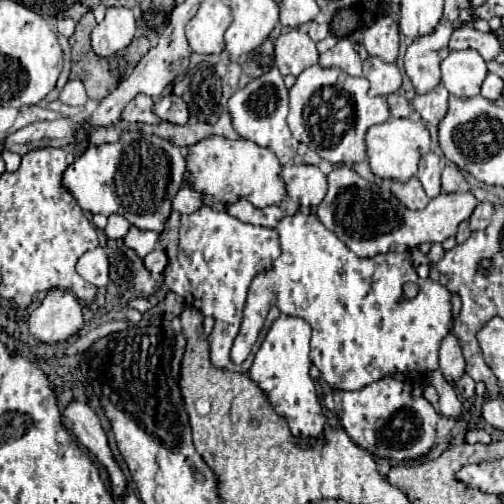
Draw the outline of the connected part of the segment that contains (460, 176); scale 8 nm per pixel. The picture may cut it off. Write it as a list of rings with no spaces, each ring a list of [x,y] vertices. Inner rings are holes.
[[[448,163],[448,165],[444,167],[444,171],[442,171],[441,175],[442,191],[446,191],[446,193],[454,193],[454,191],[460,189],[462,181],[464,181],[464,173],[462,173],[456,165]]]

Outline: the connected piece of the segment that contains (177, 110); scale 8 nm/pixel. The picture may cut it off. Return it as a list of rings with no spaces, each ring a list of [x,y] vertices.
[[[168,95],[168,97],[162,97],[156,101],[154,105],[154,113],[164,119],[164,121],[170,121],[170,123],[176,123],[176,125],[186,125],[190,113],[188,113],[188,105],[184,103],[184,99],[176,97],[176,95]]]

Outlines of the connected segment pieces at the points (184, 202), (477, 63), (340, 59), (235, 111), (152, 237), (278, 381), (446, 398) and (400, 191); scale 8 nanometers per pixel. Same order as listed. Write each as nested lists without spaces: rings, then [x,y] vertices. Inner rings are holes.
[[[182,187],[178,191],[178,195],[172,199],[172,209],[178,213],[194,213],[196,209],[202,207],[202,199],[200,195],[192,189],[192,187]]]
[[[474,49],[452,51],[442,61],[442,83],[456,97],[478,95],[486,75],[486,61]]]
[[[340,37],[338,43],[330,51],[322,53],[318,59],[318,65],[326,69],[336,67],[336,69],[346,71],[348,75],[362,77],[362,59],[358,57],[358,53],[354,51],[354,45],[346,37]]]
[[[272,67],[268,73],[262,77],[250,81],[246,87],[238,89],[230,99],[228,99],[228,111],[232,117],[232,125],[238,131],[242,139],[254,141],[260,147],[270,149],[280,165],[286,165],[294,159],[294,139],[292,133],[286,125],[286,115],[288,115],[288,89],[284,85],[284,77],[276,67]]]
[[[132,225],[124,237],[124,243],[126,243],[126,247],[134,249],[140,257],[146,257],[150,251],[156,249],[158,233],[156,231],[142,231],[142,229]]]
[[[280,315],[270,327],[260,351],[254,355],[254,363],[252,369],[248,371],[248,377],[262,389],[272,409],[282,419],[286,419],[290,433],[294,437],[322,441],[324,429],[328,427],[328,417],[322,411],[316,385],[308,375],[312,365],[308,353],[310,353],[310,325],[300,317]]]
[[[436,369],[436,371],[428,373],[428,375],[426,375],[426,383],[432,385],[432,387],[438,391],[438,395],[440,395],[440,401],[438,401],[440,413],[442,413],[444,417],[456,419],[456,417],[462,413],[462,401],[458,399],[454,387],[444,379],[442,371]]]
[[[412,177],[408,183],[392,181],[390,191],[408,209],[424,209],[424,205],[428,205],[428,201],[430,201],[416,177]]]

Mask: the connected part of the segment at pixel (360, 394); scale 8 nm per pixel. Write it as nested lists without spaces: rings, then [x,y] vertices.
[[[384,377],[384,379],[374,381],[372,385],[366,385],[364,389],[358,389],[358,391],[332,391],[330,395],[324,397],[324,405],[326,405],[328,411],[338,415],[344,431],[350,435],[350,439],[358,447],[370,451],[372,455],[376,455],[380,459],[418,461],[432,451],[432,447],[438,439],[436,423],[440,421],[440,413],[424,397],[414,397],[412,389],[414,389],[412,383],[398,381],[398,379],[392,379],[392,377]]]

